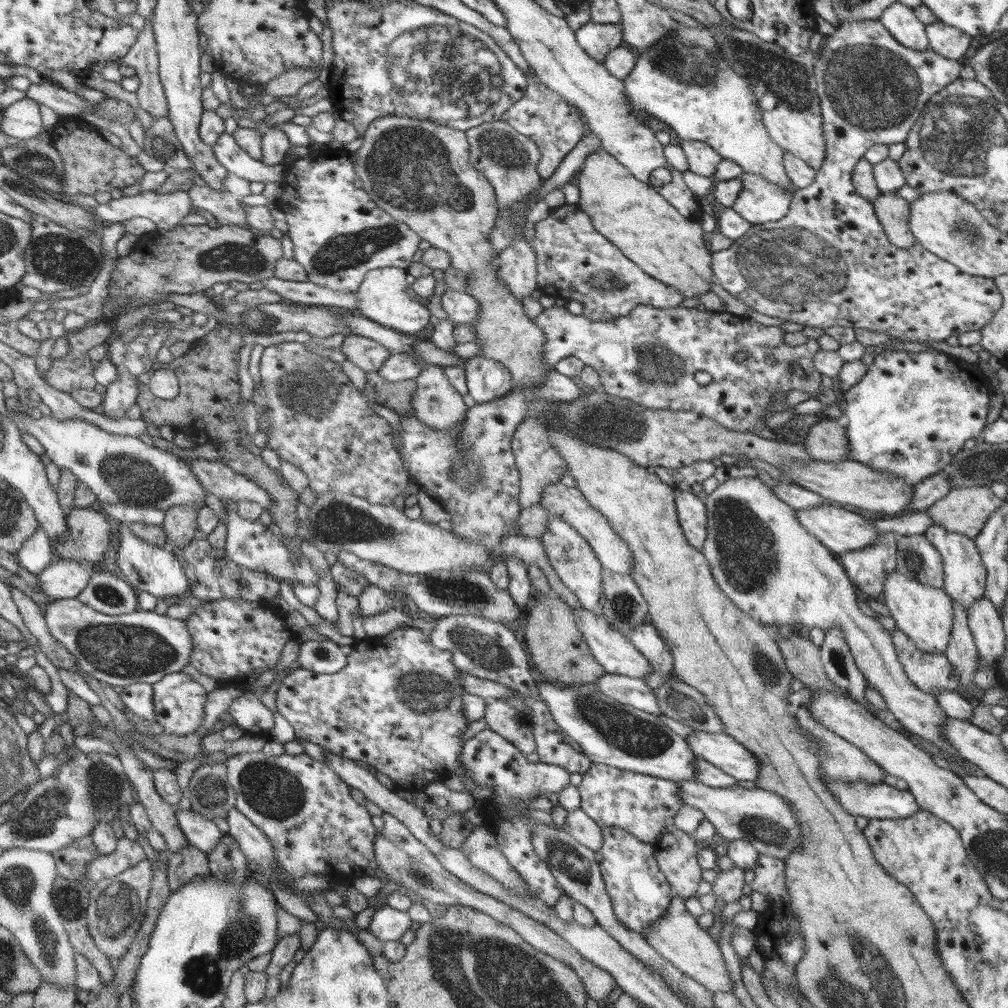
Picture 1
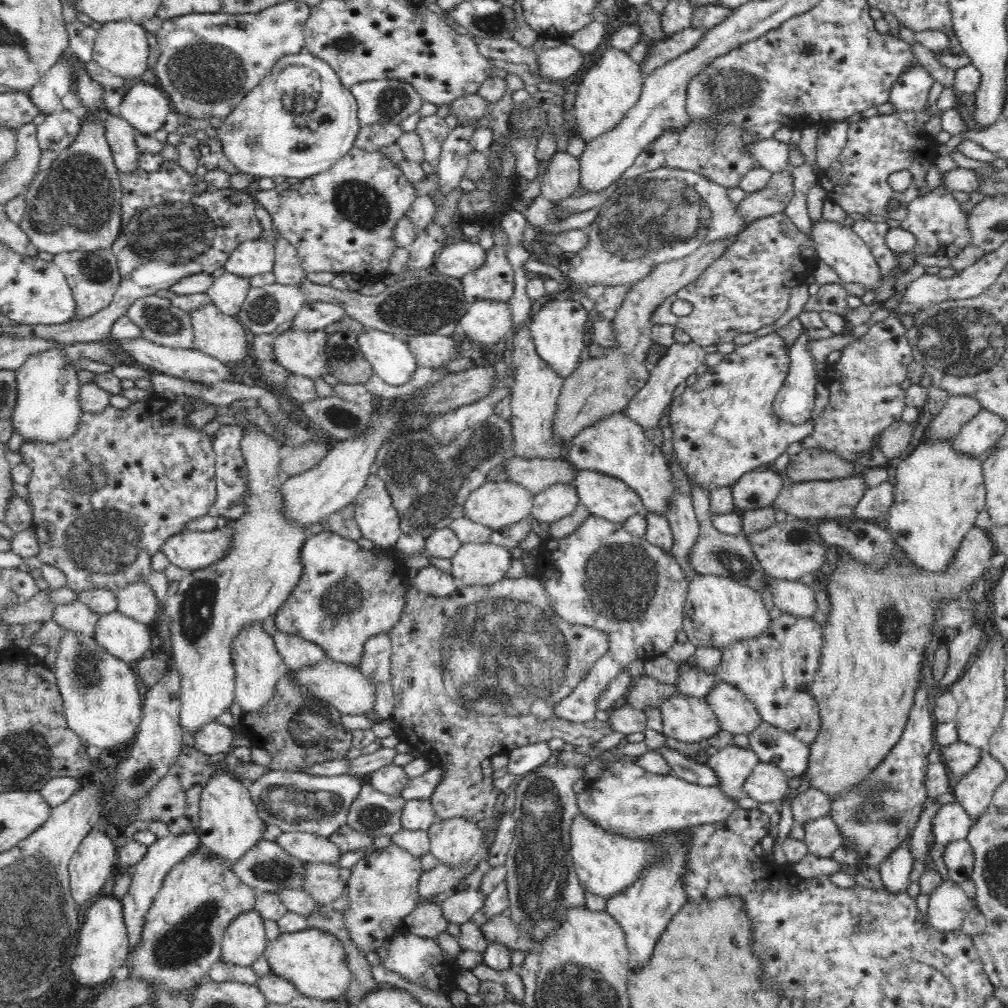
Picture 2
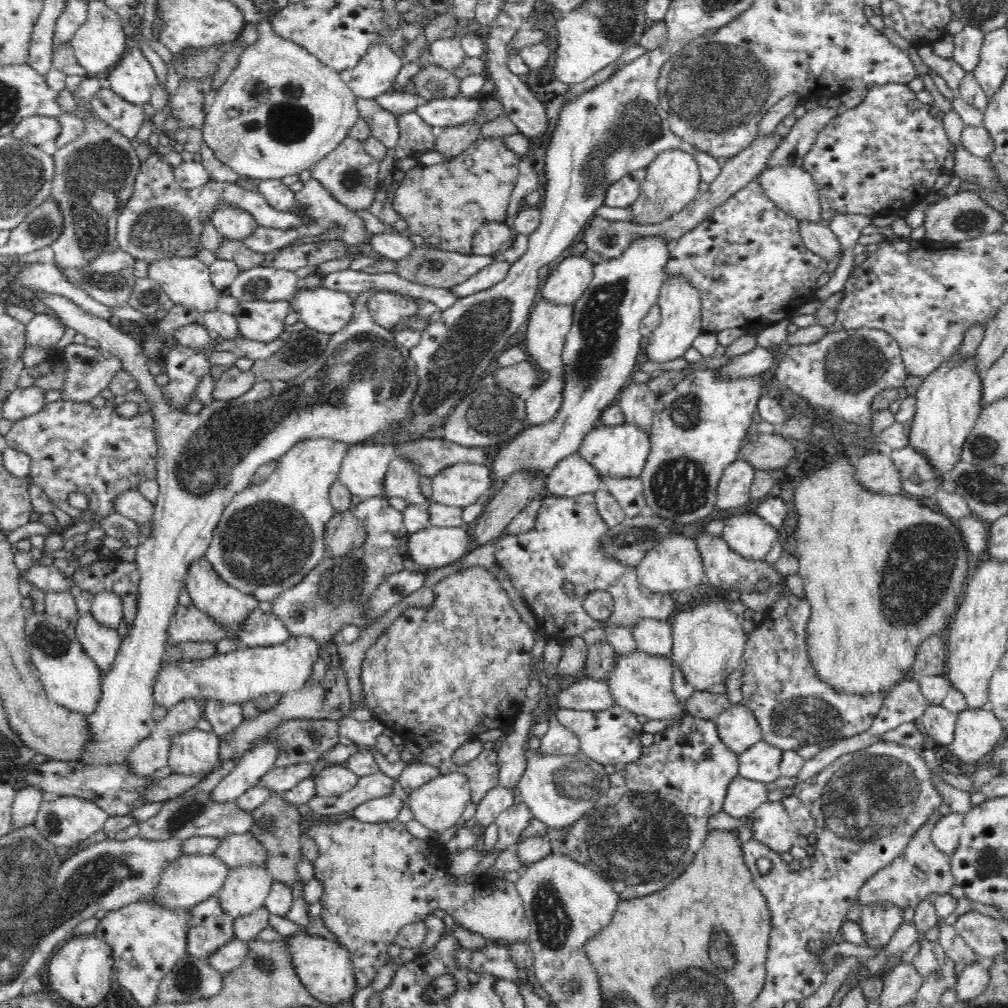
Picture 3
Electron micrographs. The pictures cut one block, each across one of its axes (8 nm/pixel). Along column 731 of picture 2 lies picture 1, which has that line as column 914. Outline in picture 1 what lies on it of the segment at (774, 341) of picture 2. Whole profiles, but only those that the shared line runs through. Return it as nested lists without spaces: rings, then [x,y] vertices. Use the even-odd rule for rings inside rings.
[[[887,349],[877,354],[857,384],[841,395],[842,411],[848,417],[849,458],[914,486],[945,469],[966,440],[980,439],[989,412],[990,390],[978,363],[938,350],[916,353]]]

